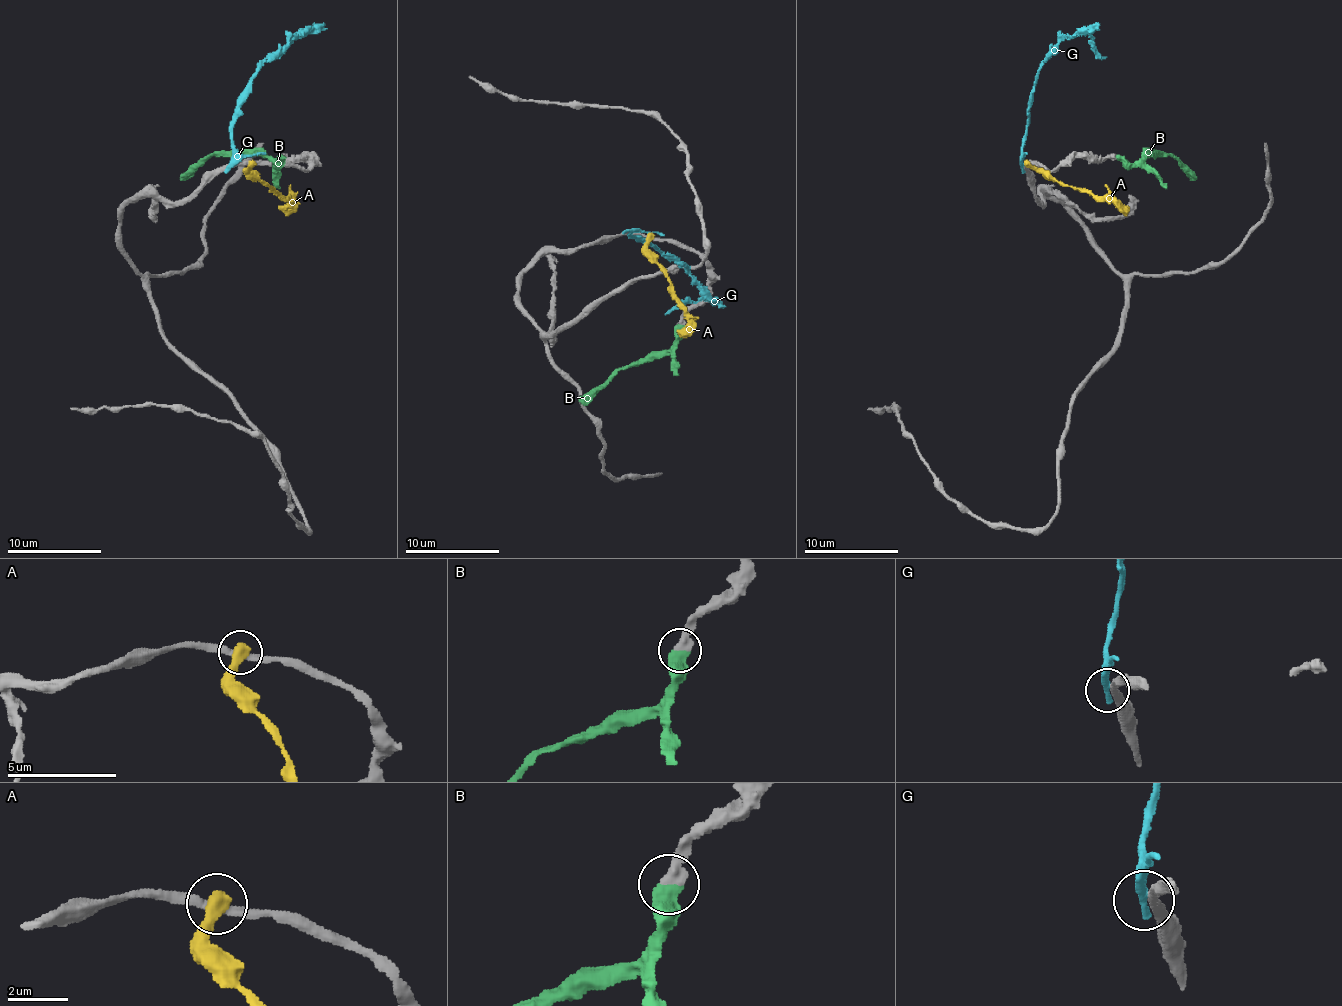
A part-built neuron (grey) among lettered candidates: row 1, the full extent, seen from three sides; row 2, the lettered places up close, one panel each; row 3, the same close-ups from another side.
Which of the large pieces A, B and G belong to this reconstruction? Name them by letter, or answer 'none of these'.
B

